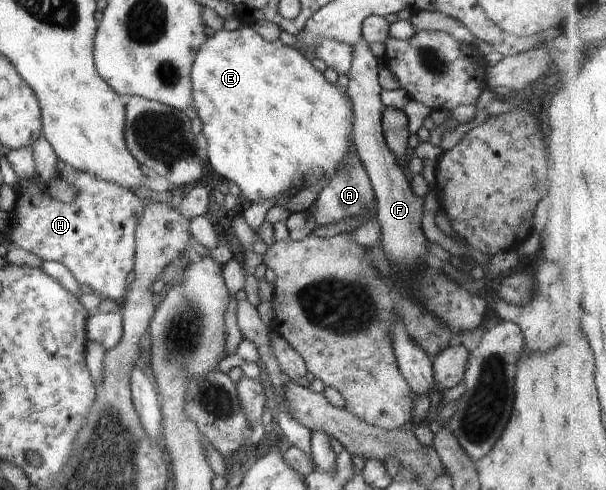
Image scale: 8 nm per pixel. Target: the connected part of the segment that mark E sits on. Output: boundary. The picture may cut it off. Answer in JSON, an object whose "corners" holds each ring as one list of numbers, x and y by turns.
{"corners":[[241,25,237,30,220,30,213,37,209,37,199,49,194,63,192,64,190,81,193,87,193,100,197,109,197,117,201,119,201,131,208,141,208,161,214,168,217,175,227,181,234,181,240,188,242,197,250,203,258,203,266,200,274,200,288,194,290,191,302,190,310,187,313,183,329,177,338,171,338,168,349,156,353,147,353,109,351,99,345,92,341,92,334,84,330,84,324,74,312,66,312,62,296,48,284,45,279,39,276,41,266,41,258,35,252,27]]}

